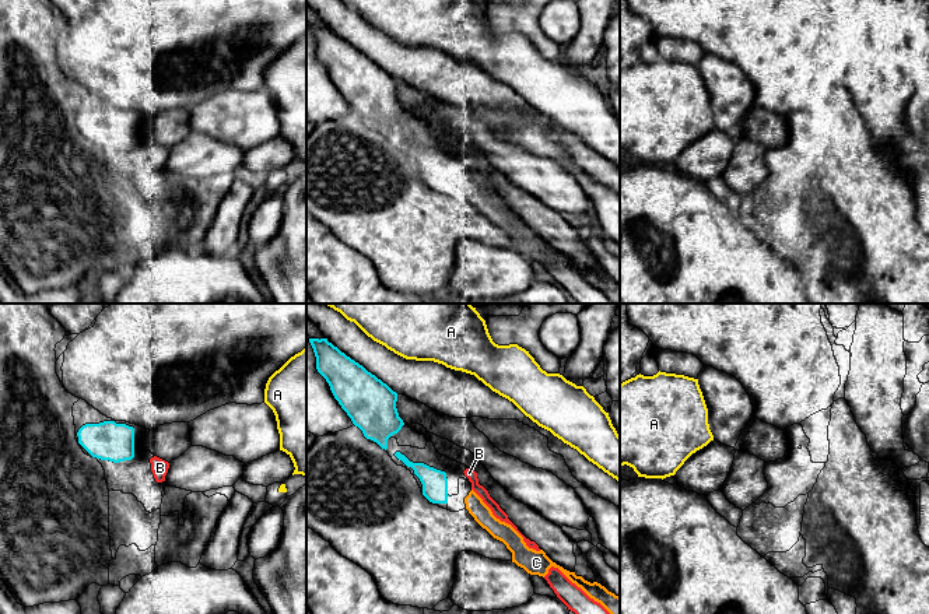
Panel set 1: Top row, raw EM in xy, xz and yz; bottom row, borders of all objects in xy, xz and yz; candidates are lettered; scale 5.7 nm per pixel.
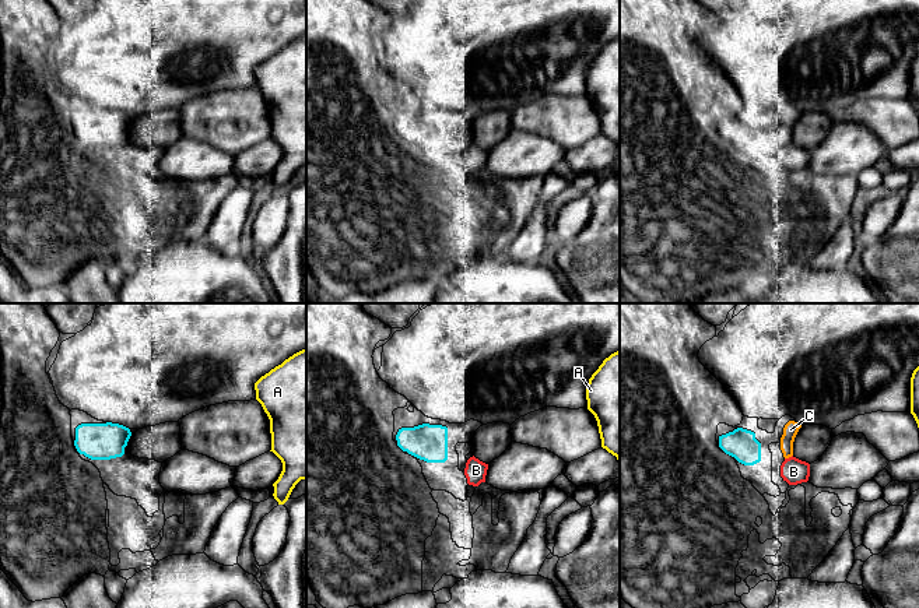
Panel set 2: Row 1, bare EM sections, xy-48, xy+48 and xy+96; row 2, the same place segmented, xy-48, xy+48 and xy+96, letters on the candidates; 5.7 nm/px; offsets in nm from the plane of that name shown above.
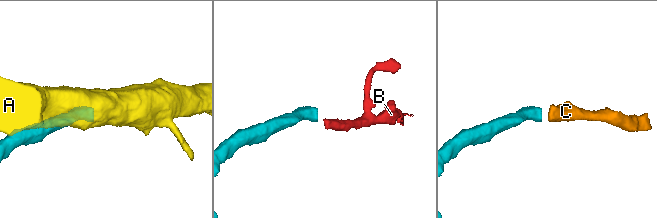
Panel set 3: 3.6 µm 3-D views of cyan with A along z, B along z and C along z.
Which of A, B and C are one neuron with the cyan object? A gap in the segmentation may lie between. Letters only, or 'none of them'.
C

